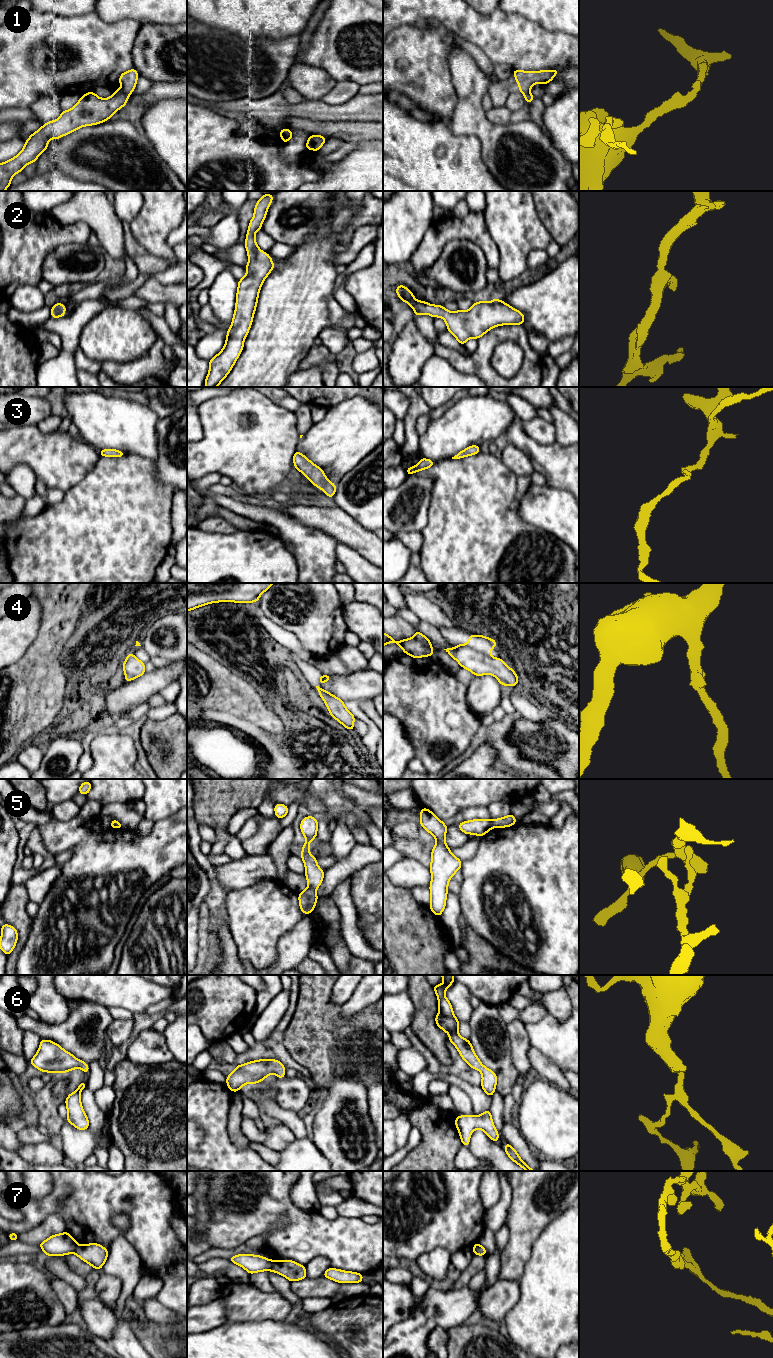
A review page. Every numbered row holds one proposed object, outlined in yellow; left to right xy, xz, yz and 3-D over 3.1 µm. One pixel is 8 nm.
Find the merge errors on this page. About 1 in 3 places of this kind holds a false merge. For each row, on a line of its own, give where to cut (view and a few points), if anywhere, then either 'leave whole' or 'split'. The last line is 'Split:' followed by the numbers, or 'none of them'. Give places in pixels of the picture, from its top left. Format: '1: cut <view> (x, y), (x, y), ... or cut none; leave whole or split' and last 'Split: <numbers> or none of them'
1: cut xy (122, 89), (129, 95); split
2: cut none; leave whole
3: cut none; leave whole
4: cut none; leave whole
5: cut xz (308, 886), (315, 890); split
6: cut none; leave whole
7: cut xy (77, 1244), (73, 1252); split
Split: 1, 5, 7

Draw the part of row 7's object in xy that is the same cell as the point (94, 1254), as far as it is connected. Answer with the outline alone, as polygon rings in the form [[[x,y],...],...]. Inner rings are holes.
[[[90,1243],[87,1245],[77,1244],[74,1253],[84,1262],[89,1263],[93,1269],[101,1270],[109,1252],[97,1243]]]

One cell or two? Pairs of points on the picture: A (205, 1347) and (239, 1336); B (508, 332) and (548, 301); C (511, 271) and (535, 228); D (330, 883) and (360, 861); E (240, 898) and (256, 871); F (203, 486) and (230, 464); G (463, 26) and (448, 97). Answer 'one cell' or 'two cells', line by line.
A: one cell
B: two cells
C: one cell
D: one cell
E: two cells
F: two cells
G: two cells

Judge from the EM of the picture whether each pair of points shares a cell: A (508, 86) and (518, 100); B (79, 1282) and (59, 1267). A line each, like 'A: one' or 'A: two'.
A: two
B: one

